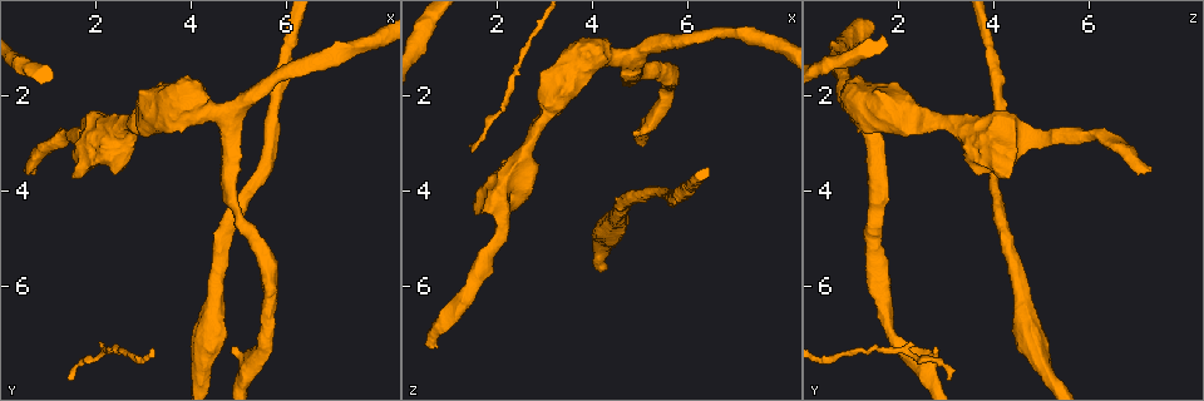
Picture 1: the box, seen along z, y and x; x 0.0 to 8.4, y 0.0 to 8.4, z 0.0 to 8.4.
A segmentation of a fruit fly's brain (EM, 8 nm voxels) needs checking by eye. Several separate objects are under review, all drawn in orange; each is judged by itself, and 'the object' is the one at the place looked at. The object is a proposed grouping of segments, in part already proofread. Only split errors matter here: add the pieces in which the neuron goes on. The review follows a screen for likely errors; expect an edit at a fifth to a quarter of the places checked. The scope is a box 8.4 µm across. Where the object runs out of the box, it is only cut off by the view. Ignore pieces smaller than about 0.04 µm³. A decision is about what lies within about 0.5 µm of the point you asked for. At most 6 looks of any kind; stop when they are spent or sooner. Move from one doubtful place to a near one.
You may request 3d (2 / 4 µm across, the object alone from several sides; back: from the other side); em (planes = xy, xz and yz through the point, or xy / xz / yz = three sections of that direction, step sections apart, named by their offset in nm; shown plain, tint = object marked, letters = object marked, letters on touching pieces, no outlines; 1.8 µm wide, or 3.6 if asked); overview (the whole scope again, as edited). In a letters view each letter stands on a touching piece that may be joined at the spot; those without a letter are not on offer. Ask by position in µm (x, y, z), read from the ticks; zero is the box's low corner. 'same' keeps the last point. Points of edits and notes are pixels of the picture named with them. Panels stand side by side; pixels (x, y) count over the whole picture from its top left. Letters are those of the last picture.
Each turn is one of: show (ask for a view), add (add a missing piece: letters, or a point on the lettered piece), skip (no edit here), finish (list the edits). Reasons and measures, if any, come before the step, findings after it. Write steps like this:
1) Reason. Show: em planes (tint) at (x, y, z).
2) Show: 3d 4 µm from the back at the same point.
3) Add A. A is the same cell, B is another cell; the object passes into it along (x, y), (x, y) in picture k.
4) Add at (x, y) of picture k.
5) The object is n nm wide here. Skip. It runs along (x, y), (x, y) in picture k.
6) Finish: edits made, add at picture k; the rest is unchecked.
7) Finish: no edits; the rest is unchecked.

Stops while still wide. Show: 3d 2 µm at (1.65, 2.60, 4.45).

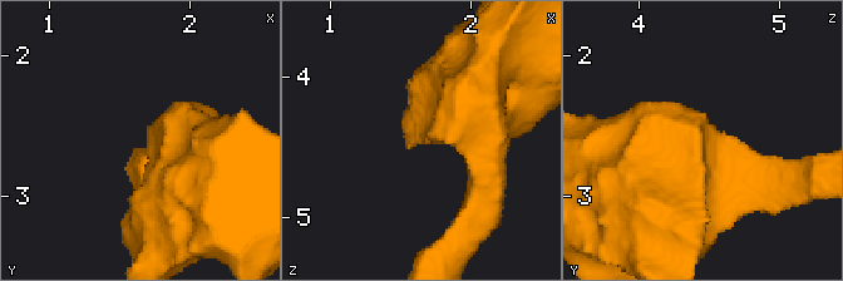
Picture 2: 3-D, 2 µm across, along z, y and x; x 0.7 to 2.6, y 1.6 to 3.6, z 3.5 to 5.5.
Shape alone is not enough. Show: em planes (plain) at (1.68, 2.68, 4.44).

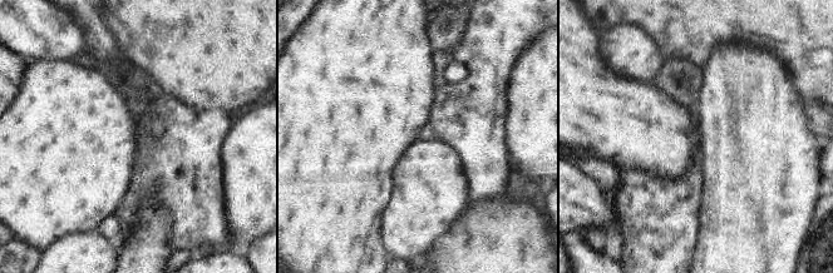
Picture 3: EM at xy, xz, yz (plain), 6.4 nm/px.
See the neighbours. Show: em planes (letters) at the same point.

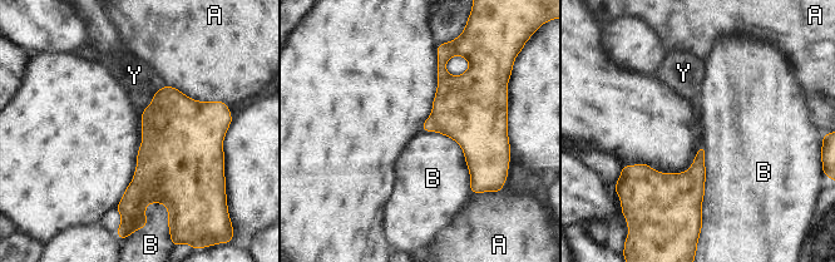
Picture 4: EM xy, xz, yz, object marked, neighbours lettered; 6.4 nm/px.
Skip. A, B and Y are other cells; a border runs along (423, 130), (462, 148), (472, 192) in picture 4; no lettered piece goes on from it.

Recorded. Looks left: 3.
End of a long branch. Show: em planes (letters) at (0.70, 3.60, 7.25).

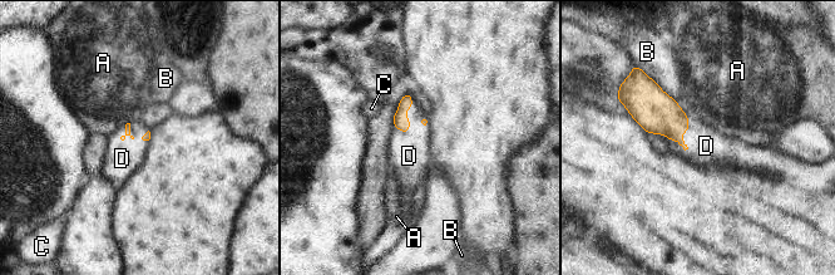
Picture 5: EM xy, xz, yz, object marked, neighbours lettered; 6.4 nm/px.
The longest contact is with B, 280 nm. Add D. D is the same cell, A, B and C are other cells; the neuron continues.

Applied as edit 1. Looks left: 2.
Finish: edits made, add at picture 5; the rest is unchecked.

